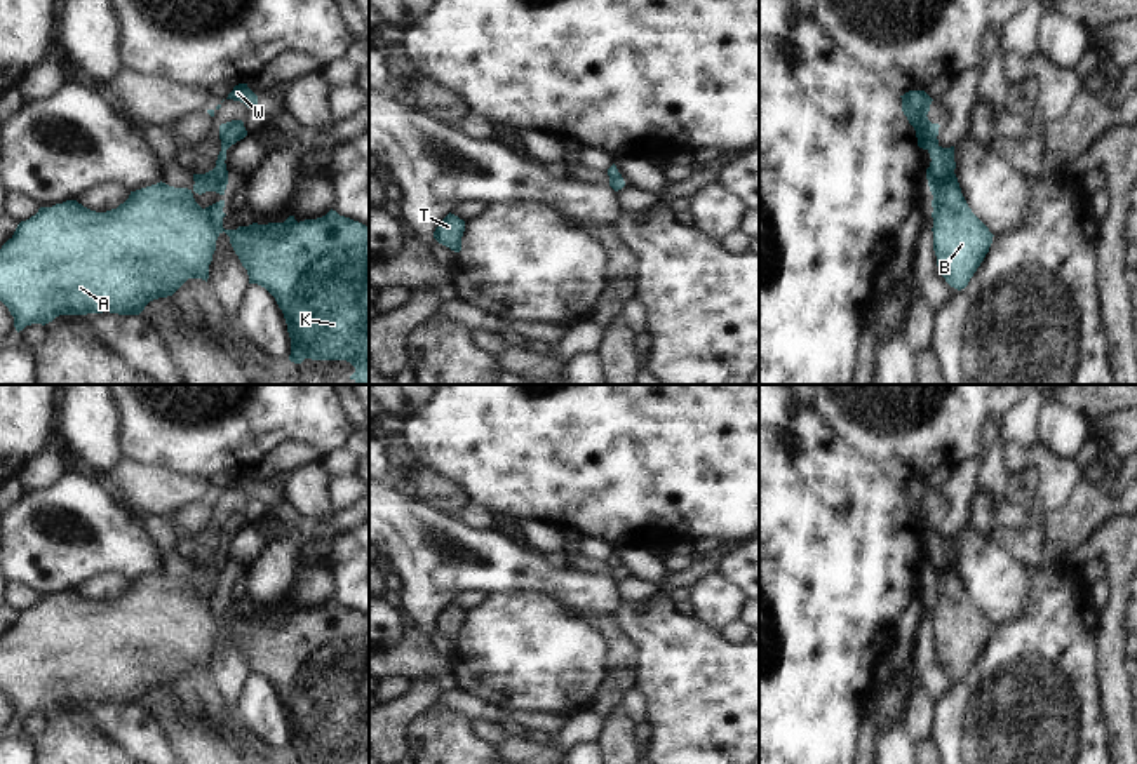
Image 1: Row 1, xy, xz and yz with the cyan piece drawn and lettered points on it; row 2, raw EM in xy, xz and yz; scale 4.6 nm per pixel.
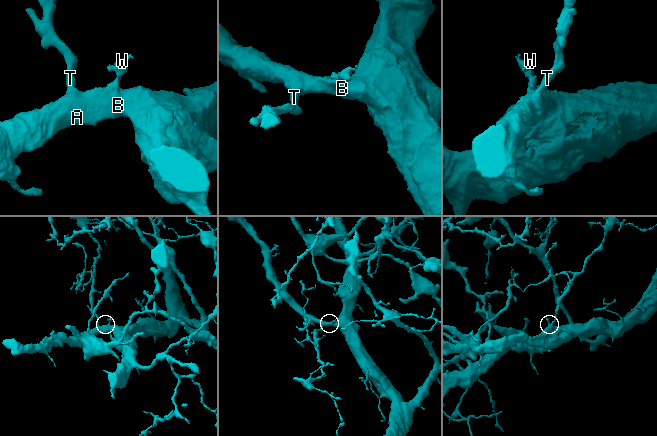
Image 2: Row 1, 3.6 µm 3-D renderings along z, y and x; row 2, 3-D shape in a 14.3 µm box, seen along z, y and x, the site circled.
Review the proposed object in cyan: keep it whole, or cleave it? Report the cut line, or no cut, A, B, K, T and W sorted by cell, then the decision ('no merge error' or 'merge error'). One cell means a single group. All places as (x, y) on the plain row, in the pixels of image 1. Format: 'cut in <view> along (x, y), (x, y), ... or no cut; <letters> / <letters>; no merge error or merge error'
no cut; A B K T W; no merge error

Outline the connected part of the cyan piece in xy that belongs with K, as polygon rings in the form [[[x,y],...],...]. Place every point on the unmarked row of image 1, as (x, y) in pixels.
[[[232,510],[219,515],[219,529],[221,529],[221,541],[216,550],[216,557],[205,564],[193,564],[193,578],[174,578],[165,573],[157,573],[136,581],[131,581],[129,588],[120,593],[117,599],[106,602],[96,602],[77,590],[66,590],[63,593],[56,593],[52,597],[40,597],[35,606],[26,611],[21,611],[14,621],[14,625],[2,635],[0,639],[0,691],[9,698],[10,705],[14,707],[16,720],[23,720],[26,715],[31,714],[49,714],[59,705],[87,705],[87,703],[118,703],[118,705],[139,705],[145,696],[158,687],[172,686],[188,668],[202,668],[207,672],[209,668],[209,654],[212,651],[212,644],[216,640],[216,630],[225,621],[230,627],[230,633],[239,646],[242,656],[247,660],[249,674],[258,674],[265,677],[277,691],[279,698],[284,703],[287,722],[291,727],[291,745],[289,750],[294,754],[301,754],[305,748],[312,750],[346,750],[355,757],[353,764],[369,764],[369,616],[353,611],[350,607],[340,606],[336,600],[329,600],[326,606],[317,609],[305,609],[296,611],[294,606],[289,606],[284,613],[268,613],[258,614],[252,613],[249,616],[239,616],[237,620],[225,620],[223,602],[225,590],[219,590],[205,599],[202,599],[193,585],[216,581],[225,585],[228,574],[228,560],[226,560],[226,539],[235,534],[237,531],[244,529],[247,520],[242,510]]]

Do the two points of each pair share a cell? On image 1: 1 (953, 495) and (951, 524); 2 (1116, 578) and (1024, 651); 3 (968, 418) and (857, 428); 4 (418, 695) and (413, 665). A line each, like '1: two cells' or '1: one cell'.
1: one cell
2: two cells
3: one cell
4: two cells

